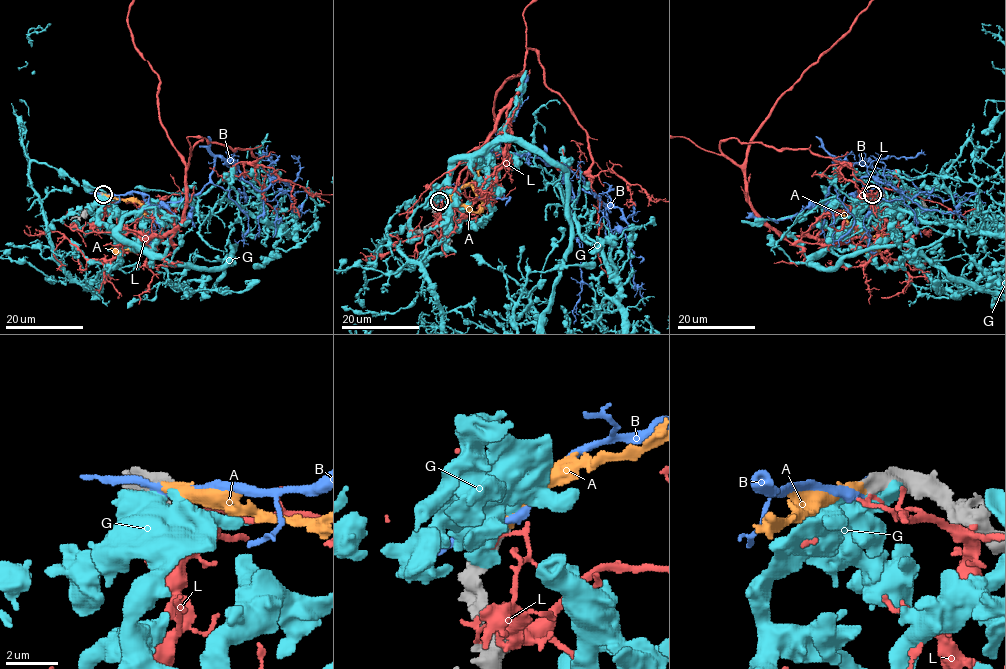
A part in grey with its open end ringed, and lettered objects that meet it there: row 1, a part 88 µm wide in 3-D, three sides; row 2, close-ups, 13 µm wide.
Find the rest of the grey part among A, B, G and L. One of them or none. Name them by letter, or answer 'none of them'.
A

